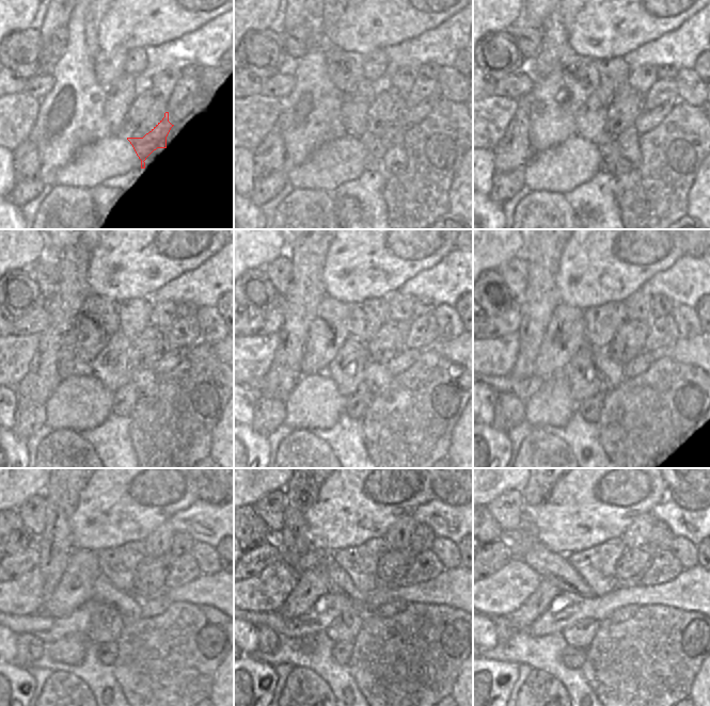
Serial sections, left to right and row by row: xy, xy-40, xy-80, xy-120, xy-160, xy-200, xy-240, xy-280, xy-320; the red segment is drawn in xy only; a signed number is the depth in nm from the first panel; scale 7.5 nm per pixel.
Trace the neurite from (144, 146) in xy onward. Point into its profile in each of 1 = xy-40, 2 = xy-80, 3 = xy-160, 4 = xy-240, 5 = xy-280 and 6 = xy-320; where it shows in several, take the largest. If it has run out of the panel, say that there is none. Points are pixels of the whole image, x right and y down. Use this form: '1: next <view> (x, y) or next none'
1: next xy-40 (376, 148)
2: next xy-80 (610, 151)
3: next xy-160 (357, 405)
4: next xy-240 (107, 652)
5: next xy-280 (342, 652)
6: next xy-320 (573, 657)

